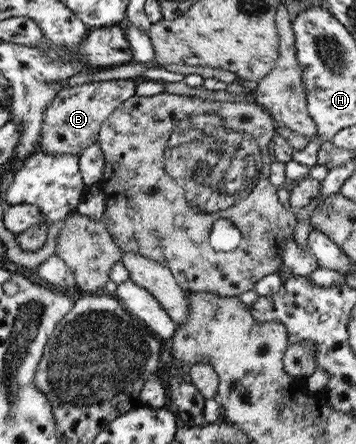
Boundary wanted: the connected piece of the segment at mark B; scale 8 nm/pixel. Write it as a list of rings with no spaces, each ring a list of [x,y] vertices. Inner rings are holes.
[[[129,78],[87,82],[60,90],[44,109],[38,151],[80,156],[85,147],[97,143],[100,127],[122,101],[135,94],[136,84],[138,79]]]

